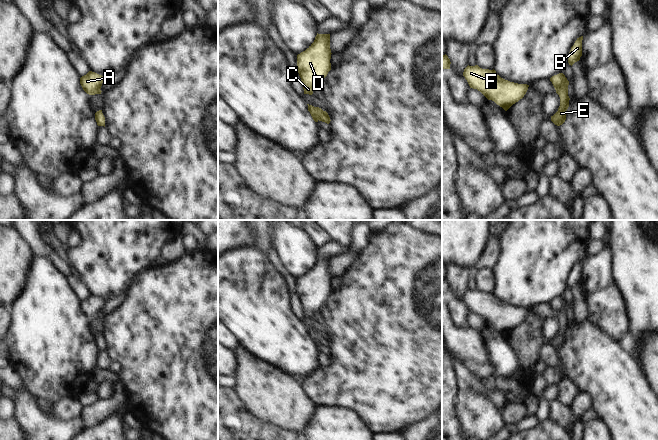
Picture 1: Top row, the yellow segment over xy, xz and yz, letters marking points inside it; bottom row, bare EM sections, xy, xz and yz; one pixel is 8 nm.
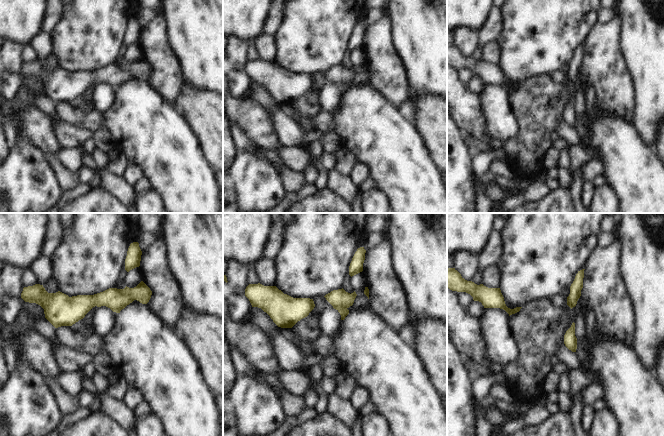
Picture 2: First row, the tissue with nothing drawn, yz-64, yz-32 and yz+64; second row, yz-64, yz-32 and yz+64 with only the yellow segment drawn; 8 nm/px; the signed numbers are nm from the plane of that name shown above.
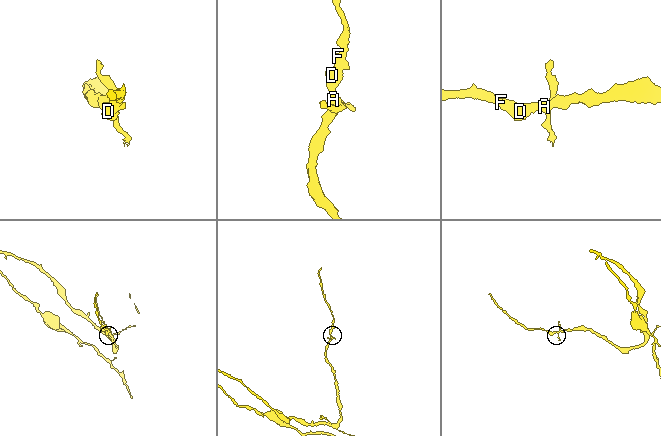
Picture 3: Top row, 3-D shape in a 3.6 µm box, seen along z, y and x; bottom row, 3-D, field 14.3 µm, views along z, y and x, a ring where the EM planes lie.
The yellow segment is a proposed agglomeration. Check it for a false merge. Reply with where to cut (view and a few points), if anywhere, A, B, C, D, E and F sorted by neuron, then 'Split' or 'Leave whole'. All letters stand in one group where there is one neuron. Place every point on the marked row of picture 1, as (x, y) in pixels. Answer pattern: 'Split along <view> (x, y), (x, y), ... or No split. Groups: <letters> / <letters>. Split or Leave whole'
Split along yz (567, 84), (564, 83), (556, 91). Groups: A C D F / B E. Split.

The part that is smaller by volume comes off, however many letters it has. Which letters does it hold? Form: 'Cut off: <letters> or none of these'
Cut off: B, E

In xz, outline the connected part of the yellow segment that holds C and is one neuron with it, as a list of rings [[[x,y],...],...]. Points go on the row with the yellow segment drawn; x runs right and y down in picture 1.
[[[318,34],[314,42],[297,55],[297,71],[304,94],[312,95],[331,70],[330,34]]]

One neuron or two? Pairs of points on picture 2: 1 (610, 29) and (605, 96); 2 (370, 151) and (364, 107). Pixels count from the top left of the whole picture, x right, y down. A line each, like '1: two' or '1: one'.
1: one
2: one

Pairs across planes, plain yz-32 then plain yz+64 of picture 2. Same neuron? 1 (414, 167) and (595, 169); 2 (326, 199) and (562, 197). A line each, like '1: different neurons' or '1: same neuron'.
1: different neurons
2: same neuron

